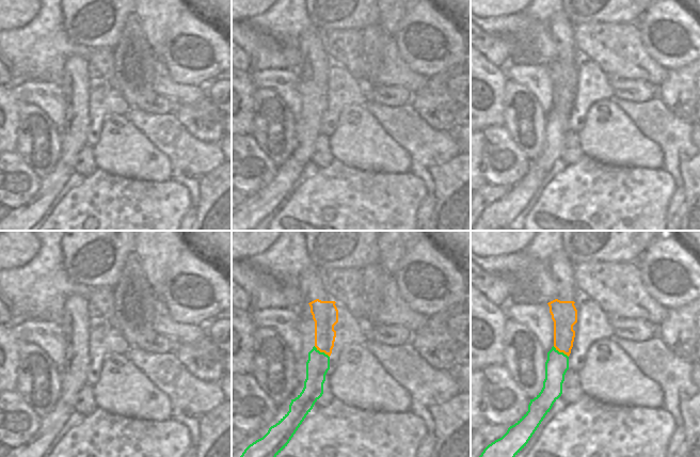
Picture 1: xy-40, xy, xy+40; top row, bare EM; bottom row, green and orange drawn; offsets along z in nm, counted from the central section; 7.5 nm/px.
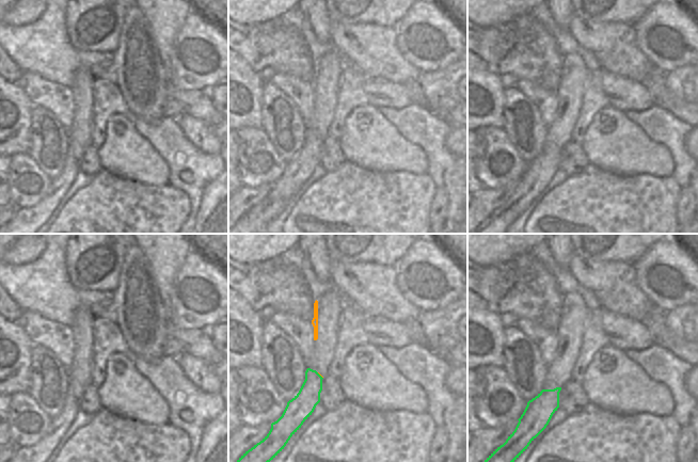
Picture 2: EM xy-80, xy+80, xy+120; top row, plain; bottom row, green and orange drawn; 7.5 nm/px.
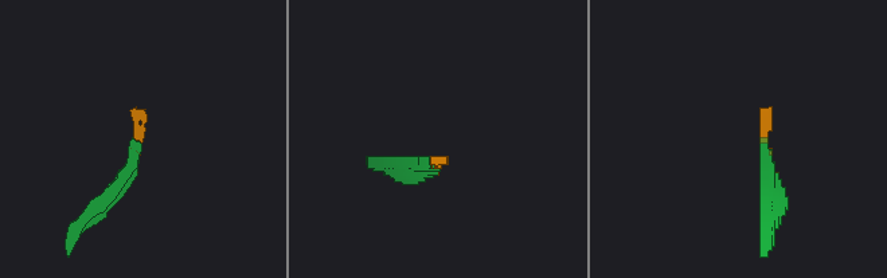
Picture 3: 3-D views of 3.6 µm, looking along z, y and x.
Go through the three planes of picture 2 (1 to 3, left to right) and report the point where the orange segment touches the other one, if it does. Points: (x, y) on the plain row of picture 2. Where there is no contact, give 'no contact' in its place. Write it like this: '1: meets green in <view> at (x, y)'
1: no contact
2: meets green in xy+80 at (320, 137)
3: no contact

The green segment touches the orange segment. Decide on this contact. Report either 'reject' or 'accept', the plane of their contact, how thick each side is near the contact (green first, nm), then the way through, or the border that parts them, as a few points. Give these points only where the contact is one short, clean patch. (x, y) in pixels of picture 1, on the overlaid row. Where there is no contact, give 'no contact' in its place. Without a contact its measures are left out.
accept; contact in xy; calibres 170 and 160 nm

